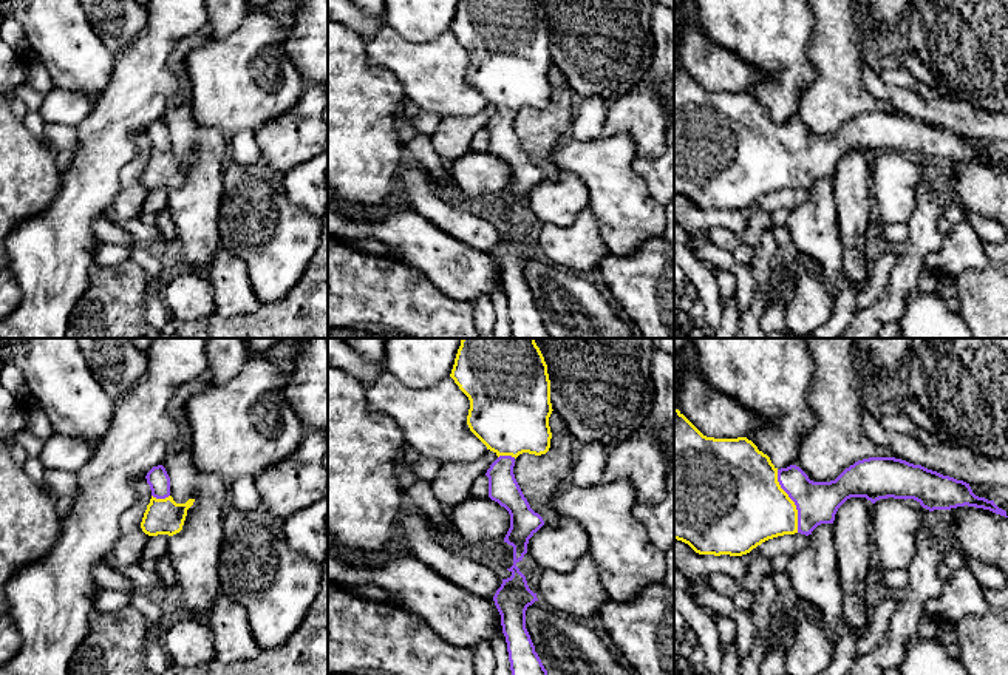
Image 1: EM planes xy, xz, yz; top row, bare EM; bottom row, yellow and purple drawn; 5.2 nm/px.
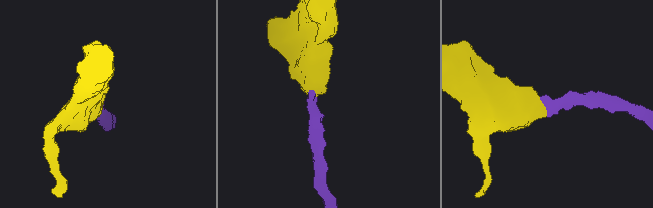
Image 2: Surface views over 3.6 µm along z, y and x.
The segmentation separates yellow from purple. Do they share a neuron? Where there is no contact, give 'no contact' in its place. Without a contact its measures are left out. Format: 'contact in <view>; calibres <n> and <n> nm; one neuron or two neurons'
contact in yz; calibres 420 and 220 nm; one neuron

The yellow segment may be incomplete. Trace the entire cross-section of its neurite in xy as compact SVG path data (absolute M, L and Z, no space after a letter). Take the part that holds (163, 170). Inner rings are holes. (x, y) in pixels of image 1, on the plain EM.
M162 119L153 120L145 133L152 144L152 153L141 176L142 185L148 190L179 187L195 153L189 153L186 158L173 154L170 131Z

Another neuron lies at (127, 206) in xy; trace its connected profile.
M139 133L136 137L136 156L122 167L119 192L107 212L114 226L122 226L142 215L142 205L150 190L142 185L141 176L150 153L152 144L147 133Z

